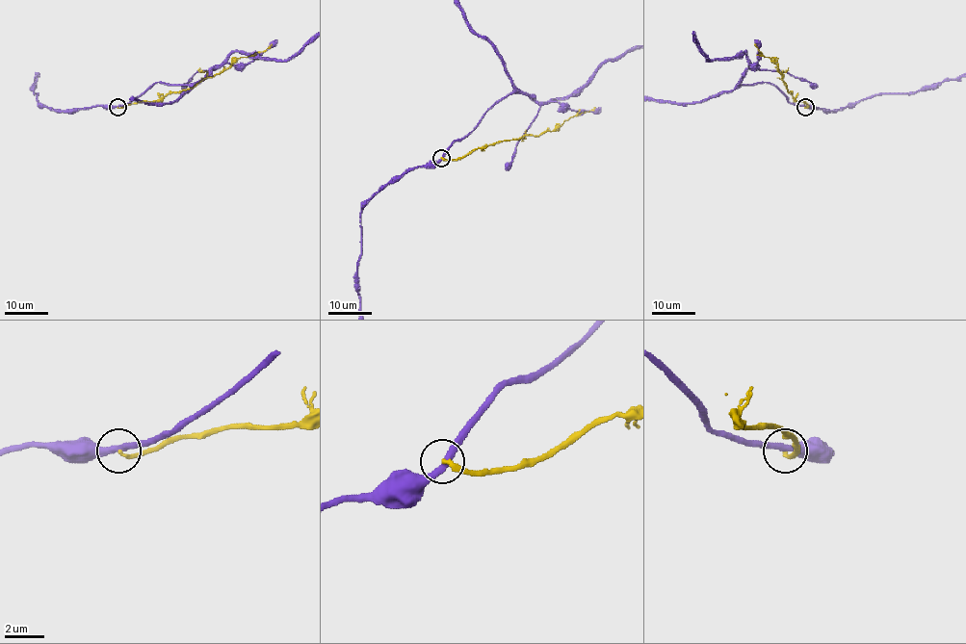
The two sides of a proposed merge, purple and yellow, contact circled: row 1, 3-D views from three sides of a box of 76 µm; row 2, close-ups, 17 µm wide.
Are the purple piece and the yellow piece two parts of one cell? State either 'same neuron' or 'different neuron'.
different neuron

